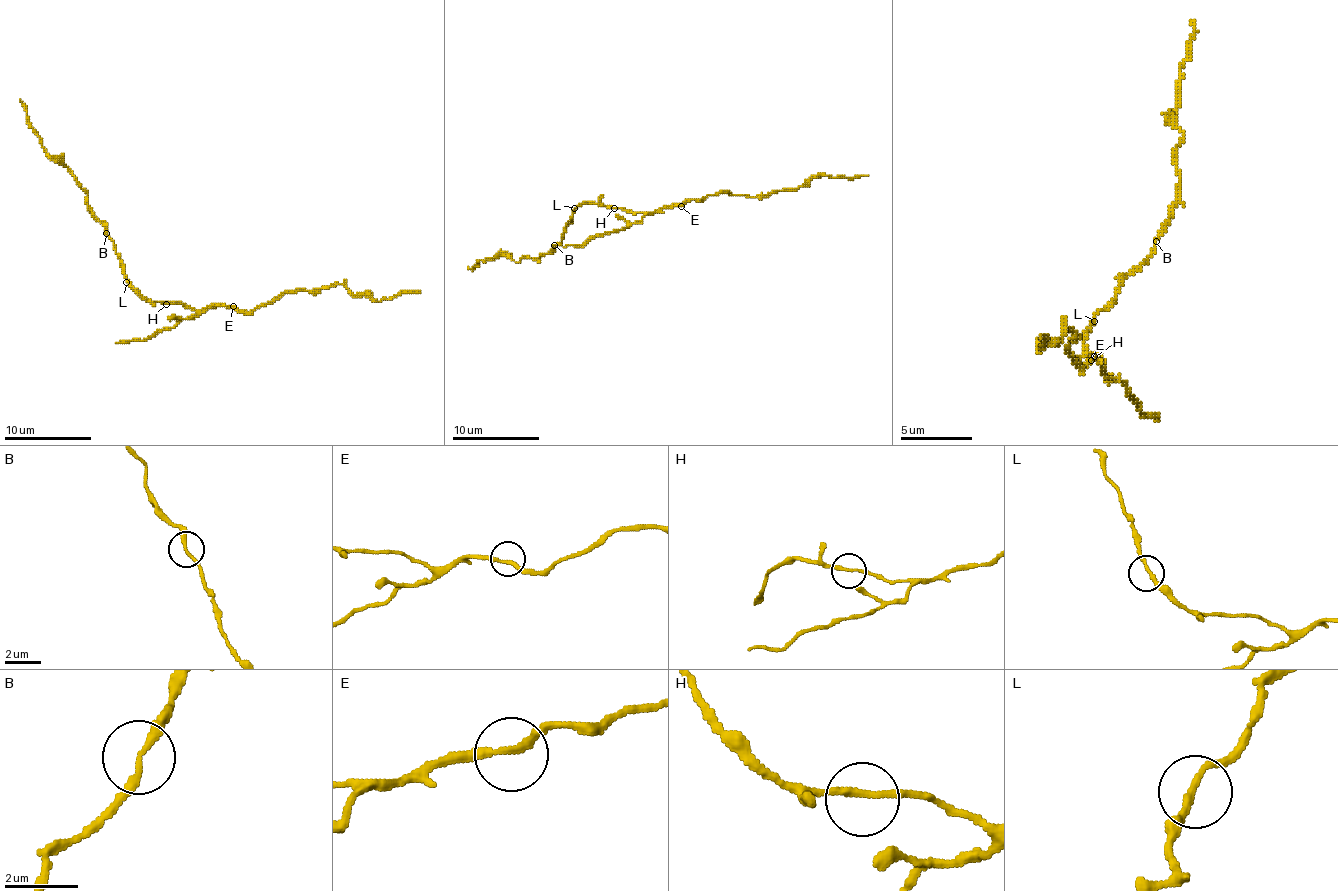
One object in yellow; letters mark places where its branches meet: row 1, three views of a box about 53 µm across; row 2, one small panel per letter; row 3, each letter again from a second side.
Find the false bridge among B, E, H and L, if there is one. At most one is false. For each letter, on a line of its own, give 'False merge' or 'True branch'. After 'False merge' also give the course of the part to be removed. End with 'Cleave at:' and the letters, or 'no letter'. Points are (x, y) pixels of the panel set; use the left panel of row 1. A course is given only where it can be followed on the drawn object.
B: False merge. Course of the part to remove: (107, 234), (87, 204), (87, 193), (74, 175), (48, 154), (29, 123), (24, 104), (20, 99)
E: True branch
H: True branch
L: True branch
Cleave at: B

